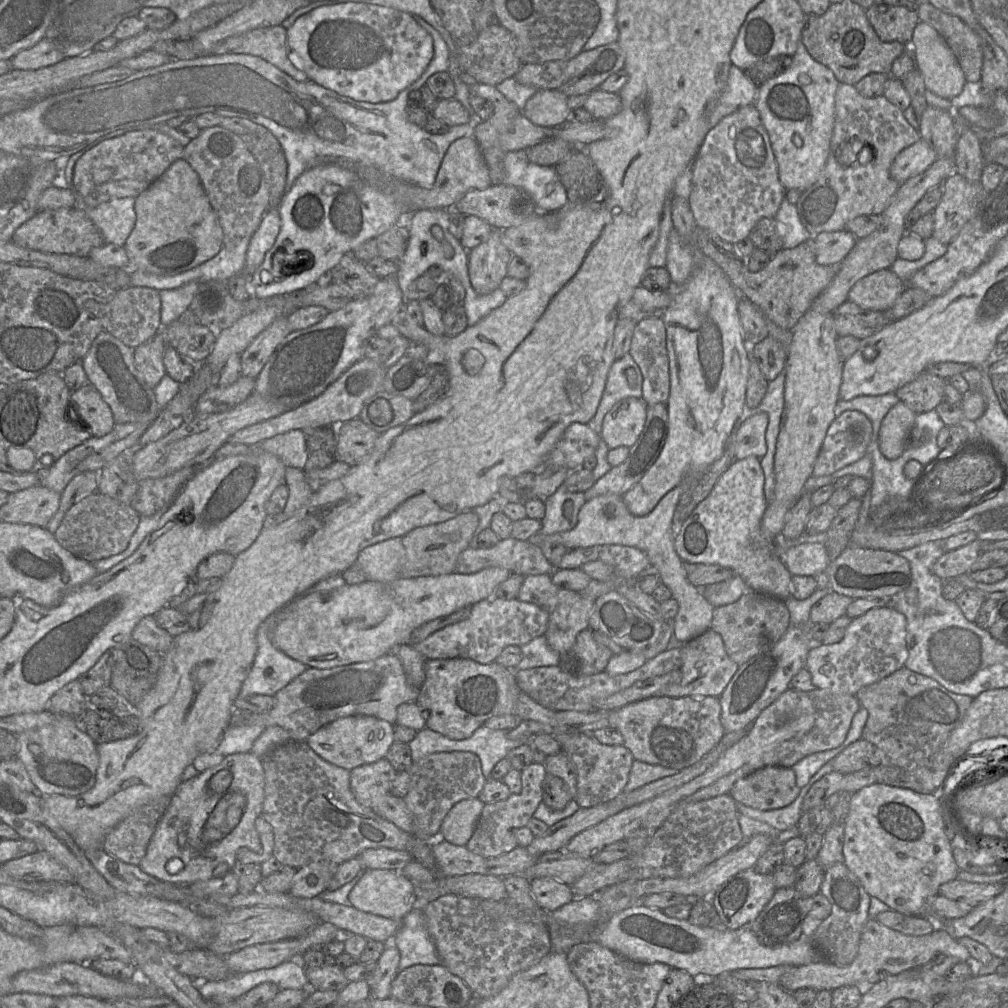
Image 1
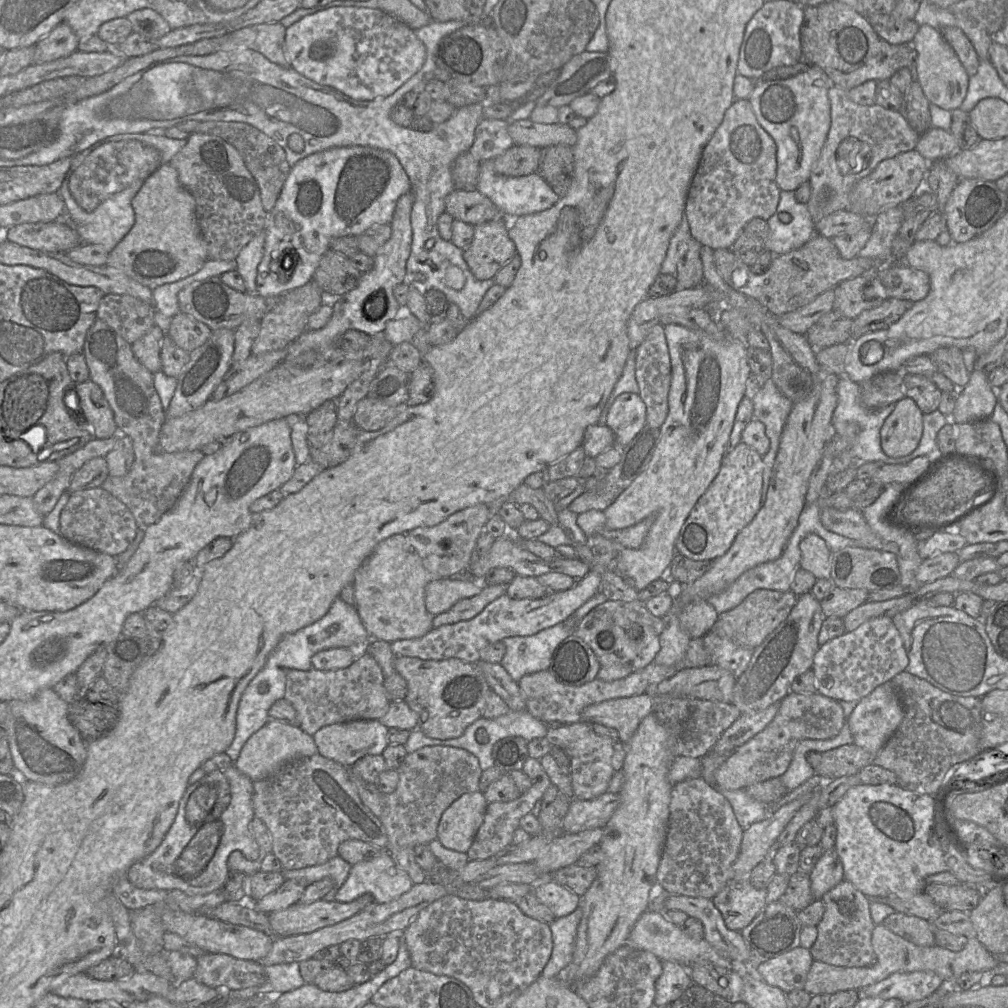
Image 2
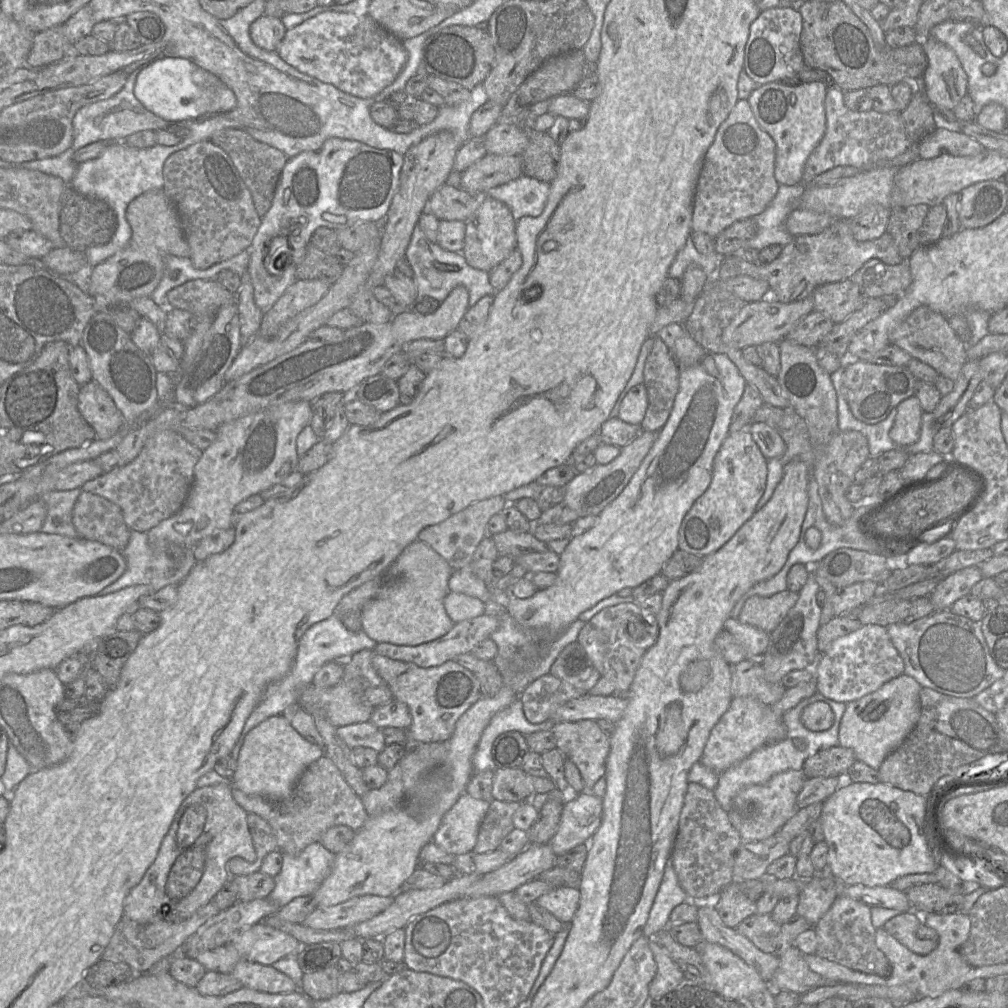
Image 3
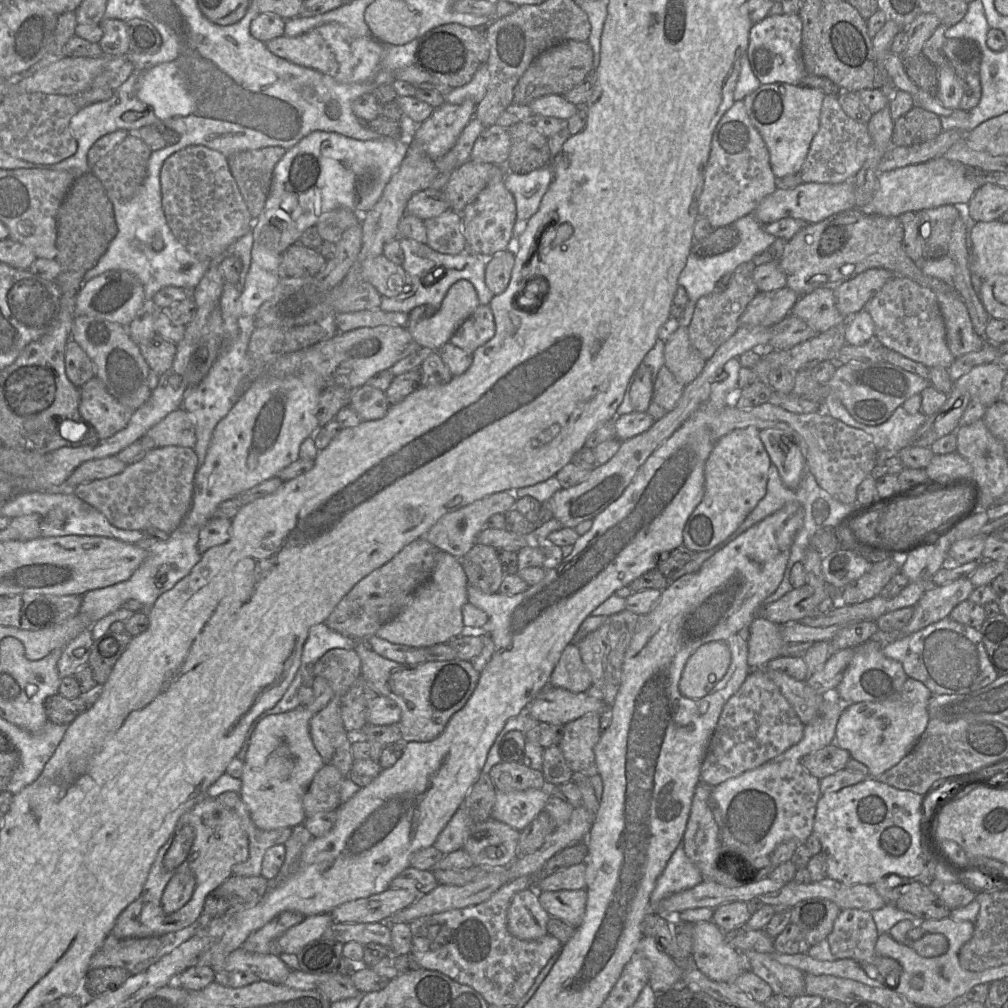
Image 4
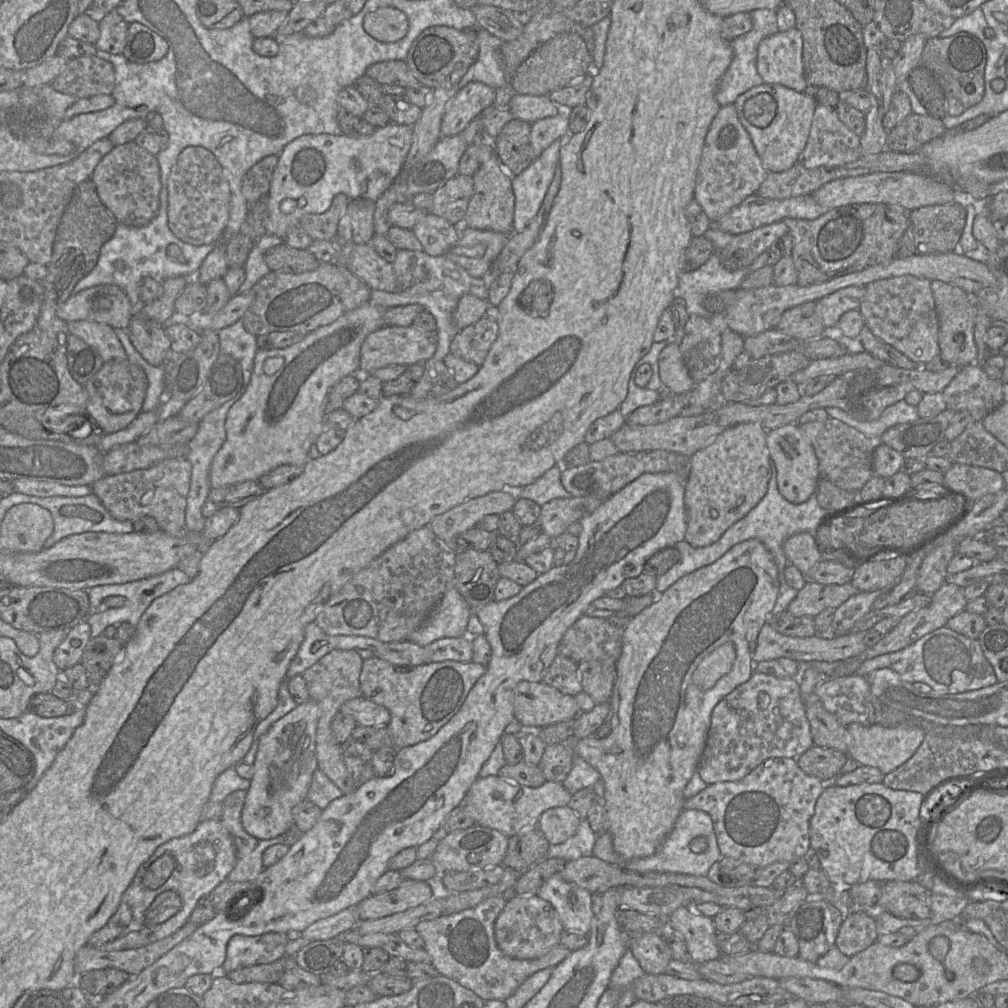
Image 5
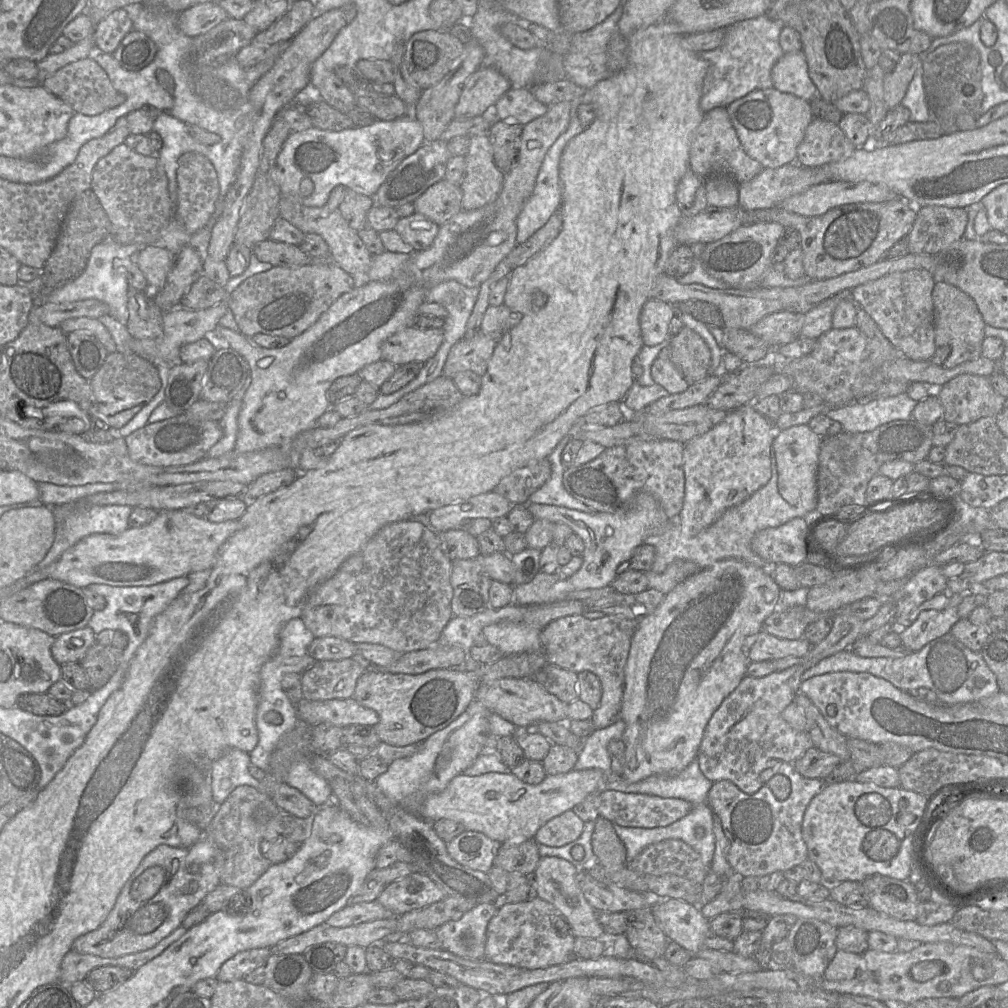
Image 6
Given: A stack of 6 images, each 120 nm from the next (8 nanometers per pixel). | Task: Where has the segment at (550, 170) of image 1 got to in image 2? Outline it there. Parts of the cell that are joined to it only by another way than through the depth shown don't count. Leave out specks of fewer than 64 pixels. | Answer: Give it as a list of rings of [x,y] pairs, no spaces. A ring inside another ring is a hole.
[[[494,159],[481,162],[476,190],[488,197],[497,206],[504,219],[514,219],[541,212],[553,206],[560,199],[537,172],[520,177],[500,175],[495,171]]]

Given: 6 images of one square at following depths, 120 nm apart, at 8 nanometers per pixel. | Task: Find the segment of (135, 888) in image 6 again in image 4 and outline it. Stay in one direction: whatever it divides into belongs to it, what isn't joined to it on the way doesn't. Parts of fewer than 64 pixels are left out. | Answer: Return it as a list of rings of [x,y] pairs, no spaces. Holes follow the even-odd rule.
[[[209,796],[205,797],[202,801],[197,803],[194,807],[192,807],[189,811],[187,811],[180,817],[174,831],[172,832],[166,843],[158,851],[140,895],[120,913],[110,934],[120,939],[145,938],[178,931],[191,925],[203,913],[203,907],[206,897],[213,890],[220,887],[232,875],[232,867],[234,865],[245,862],[248,857],[248,837],[246,832],[243,830],[236,813],[232,809],[224,807],[216,798],[212,798]]]

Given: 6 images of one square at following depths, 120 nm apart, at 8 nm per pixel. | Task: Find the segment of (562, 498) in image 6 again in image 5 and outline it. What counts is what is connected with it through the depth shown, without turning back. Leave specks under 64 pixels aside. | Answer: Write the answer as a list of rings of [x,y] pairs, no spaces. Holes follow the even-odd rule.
[[[562,464],[553,466],[533,483],[519,489],[517,498],[529,499],[543,506],[553,499],[573,497],[561,483],[562,469]]]

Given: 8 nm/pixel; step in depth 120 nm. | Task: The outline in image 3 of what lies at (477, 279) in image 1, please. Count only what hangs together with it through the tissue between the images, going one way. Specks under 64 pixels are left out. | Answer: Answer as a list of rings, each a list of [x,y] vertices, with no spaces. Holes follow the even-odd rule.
[[[482,196],[473,215],[466,221],[466,234],[462,254],[467,264],[475,269],[491,272],[517,248],[516,220],[503,202]]]

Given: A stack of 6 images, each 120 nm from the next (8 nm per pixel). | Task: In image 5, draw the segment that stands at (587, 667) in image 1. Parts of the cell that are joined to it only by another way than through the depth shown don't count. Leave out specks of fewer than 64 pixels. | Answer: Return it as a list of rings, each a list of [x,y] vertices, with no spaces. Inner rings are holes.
[[[561,655],[556,656],[542,682],[574,697],[583,691],[578,664]]]

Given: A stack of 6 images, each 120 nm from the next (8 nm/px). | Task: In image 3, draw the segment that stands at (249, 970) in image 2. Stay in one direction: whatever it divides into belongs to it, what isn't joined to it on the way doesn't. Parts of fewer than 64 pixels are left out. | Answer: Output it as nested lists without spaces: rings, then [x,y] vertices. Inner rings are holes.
[[[239,961],[230,973],[244,988],[265,993],[284,994],[299,990],[295,982],[272,966],[260,963]]]

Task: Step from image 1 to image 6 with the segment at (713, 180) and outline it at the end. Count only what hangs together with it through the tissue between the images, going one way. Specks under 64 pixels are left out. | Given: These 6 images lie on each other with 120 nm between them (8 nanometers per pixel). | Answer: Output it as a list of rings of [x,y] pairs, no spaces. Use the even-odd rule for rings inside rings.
[[[717,107],[704,114],[694,132],[689,156],[690,169],[703,179],[714,175],[727,175],[740,185],[753,179],[764,169],[744,151],[726,107]]]

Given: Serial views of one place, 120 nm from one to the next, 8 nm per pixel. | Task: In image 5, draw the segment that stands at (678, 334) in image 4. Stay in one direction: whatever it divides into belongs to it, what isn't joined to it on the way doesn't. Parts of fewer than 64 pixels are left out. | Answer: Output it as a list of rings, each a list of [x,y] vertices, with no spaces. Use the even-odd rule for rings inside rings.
[[[675,340],[667,342],[658,357],[660,380],[672,394],[689,392],[696,383],[691,378],[683,361],[679,344]]]

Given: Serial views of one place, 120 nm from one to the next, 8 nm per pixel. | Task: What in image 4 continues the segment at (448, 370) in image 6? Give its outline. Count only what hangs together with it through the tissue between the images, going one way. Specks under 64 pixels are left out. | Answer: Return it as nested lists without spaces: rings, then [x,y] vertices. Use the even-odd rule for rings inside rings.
[[[480,304],[454,332],[450,342],[472,354],[495,335],[494,316],[489,305]]]

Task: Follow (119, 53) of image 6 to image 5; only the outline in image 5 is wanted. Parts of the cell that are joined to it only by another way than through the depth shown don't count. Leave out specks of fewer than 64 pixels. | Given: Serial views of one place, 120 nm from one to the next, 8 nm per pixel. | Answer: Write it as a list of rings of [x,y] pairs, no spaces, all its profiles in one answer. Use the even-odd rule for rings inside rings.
[[[132,22],[128,25],[127,39],[122,55],[129,61],[138,64],[158,61],[167,52],[167,41],[147,26],[139,22]]]

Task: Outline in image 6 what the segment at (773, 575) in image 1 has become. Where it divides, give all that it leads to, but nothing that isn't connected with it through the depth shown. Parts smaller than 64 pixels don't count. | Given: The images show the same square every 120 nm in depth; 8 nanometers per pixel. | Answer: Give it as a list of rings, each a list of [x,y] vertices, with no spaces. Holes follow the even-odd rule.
[[[746,404],[729,411],[727,416],[711,430],[684,445],[685,495],[683,507],[677,518],[684,535],[696,536],[717,521],[729,508],[741,504],[769,482],[770,455],[775,433],[773,424],[752,404]]]

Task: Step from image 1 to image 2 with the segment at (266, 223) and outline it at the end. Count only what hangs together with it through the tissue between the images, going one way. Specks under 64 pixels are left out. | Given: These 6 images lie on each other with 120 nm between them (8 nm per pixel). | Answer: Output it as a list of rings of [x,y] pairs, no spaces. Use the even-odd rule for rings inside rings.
[[[265,228],[258,232],[236,257],[237,271],[242,276],[246,292],[255,294],[257,269],[264,255]]]

